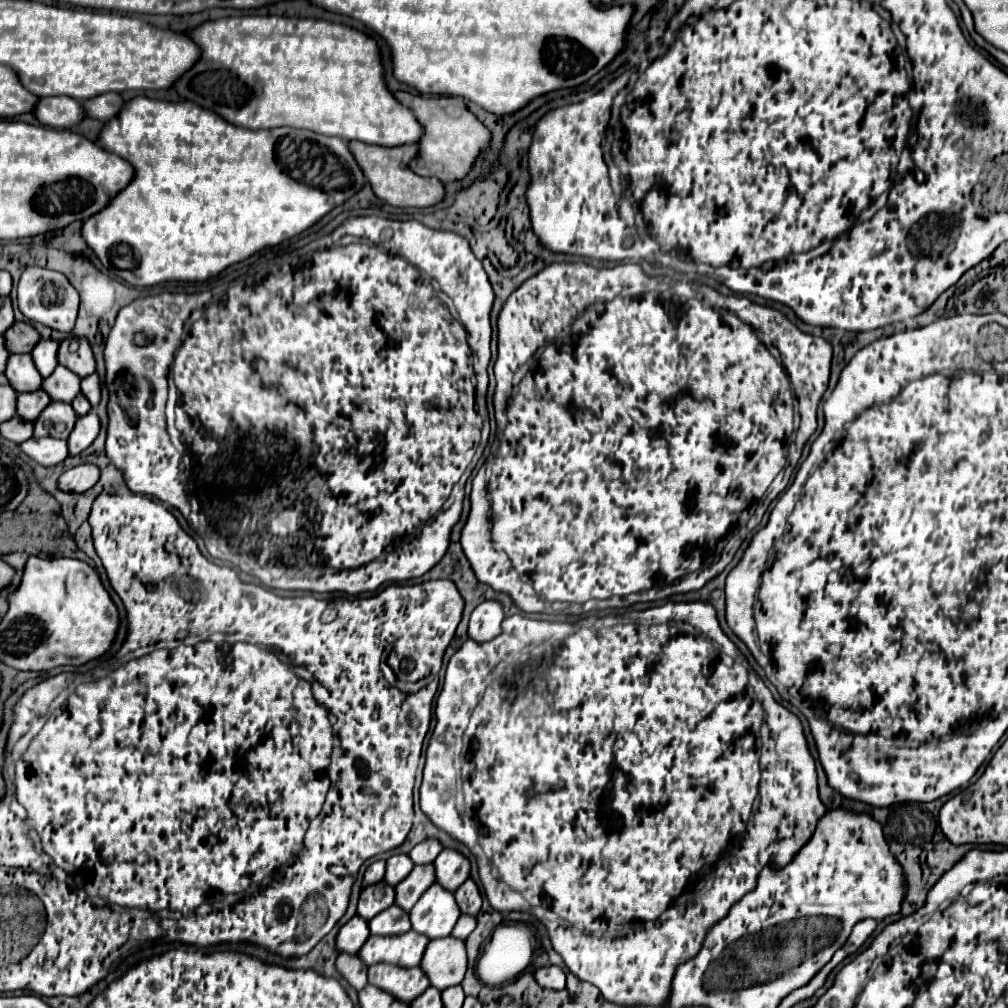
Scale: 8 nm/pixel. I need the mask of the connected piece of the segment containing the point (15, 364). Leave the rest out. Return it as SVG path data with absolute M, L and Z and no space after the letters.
M10 355L4 375L8 377L16 393L28 393L40 389L42 375L36 371L30 355Z

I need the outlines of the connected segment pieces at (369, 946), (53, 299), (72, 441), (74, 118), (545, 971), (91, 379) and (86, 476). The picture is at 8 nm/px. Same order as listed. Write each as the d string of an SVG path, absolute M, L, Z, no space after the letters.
M408 931L402 933L400 937L368 937L368 941L362 945L358 957L366 965L376 965L376 963L392 963L400 967L416 967L420 965L422 953L428 945L428 937Z
M28 267L18 283L18 307L28 321L42 323L54 331L70 333L78 315L78 293L70 281L66 285L66 277L62 273L42 267Z
M88 413L86 417L78 417L70 437L68 437L68 455L78 455L84 451L98 435L100 431L100 419L96 413Z
M42 97L34 105L32 113L42 125L56 127L56 129L66 129L76 125L82 119L82 109L80 103L72 97Z
M548 965L548 967L538 969L538 971L534 973L534 979L538 981L540 987L544 987L544 989L554 989L554 991L564 989L564 985L566 985L566 975L564 975L564 971L562 971L560 967L556 967L556 965Z
M92 373L92 375L84 377L82 383L80 383L80 387L82 387L84 397L90 401L90 405L96 407L98 401L100 401L100 379L98 379L98 375Z
M78 465L74 469L68 469L58 479L60 491L72 491L72 493L84 493L88 491L100 477L100 471L94 465Z

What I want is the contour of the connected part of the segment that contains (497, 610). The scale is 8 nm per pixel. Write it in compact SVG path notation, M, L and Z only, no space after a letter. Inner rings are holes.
M488 599L474 609L468 625L468 635L474 641L490 641L498 635L502 621L504 605L498 599Z

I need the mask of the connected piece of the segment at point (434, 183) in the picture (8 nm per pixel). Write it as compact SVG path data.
M350 141L348 149L352 149L356 163L360 165L366 181L370 183L374 195L386 201L392 207L430 207L444 197L444 185L436 177L420 177L408 169L410 159L418 153L416 145L400 145L400 147L378 147L362 141Z

